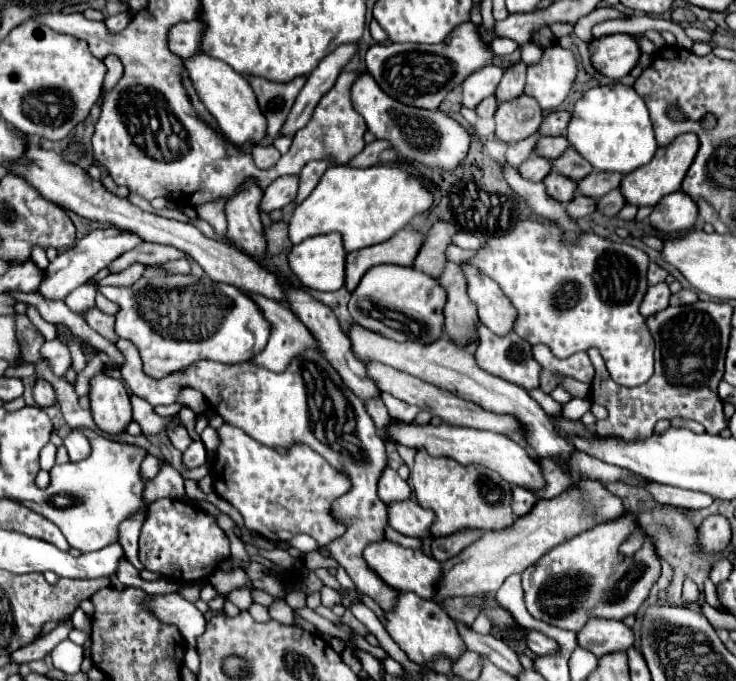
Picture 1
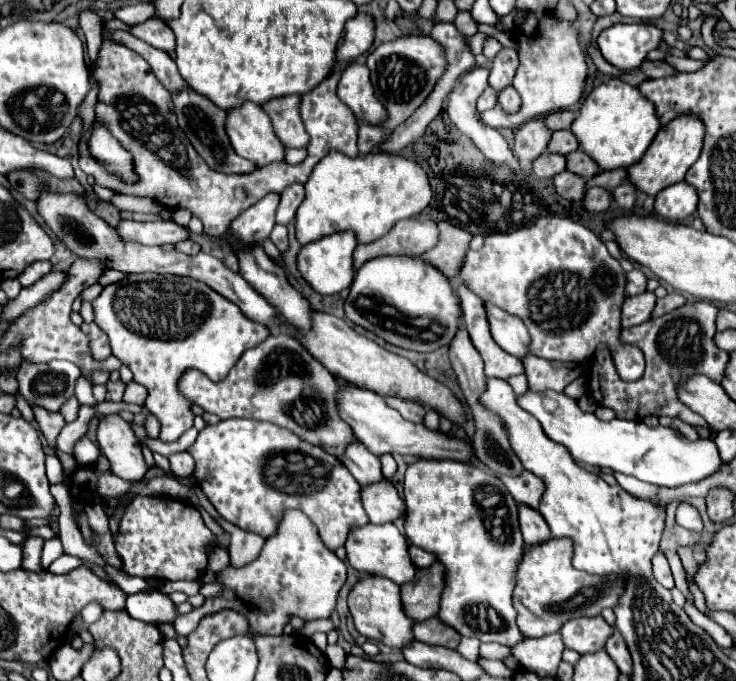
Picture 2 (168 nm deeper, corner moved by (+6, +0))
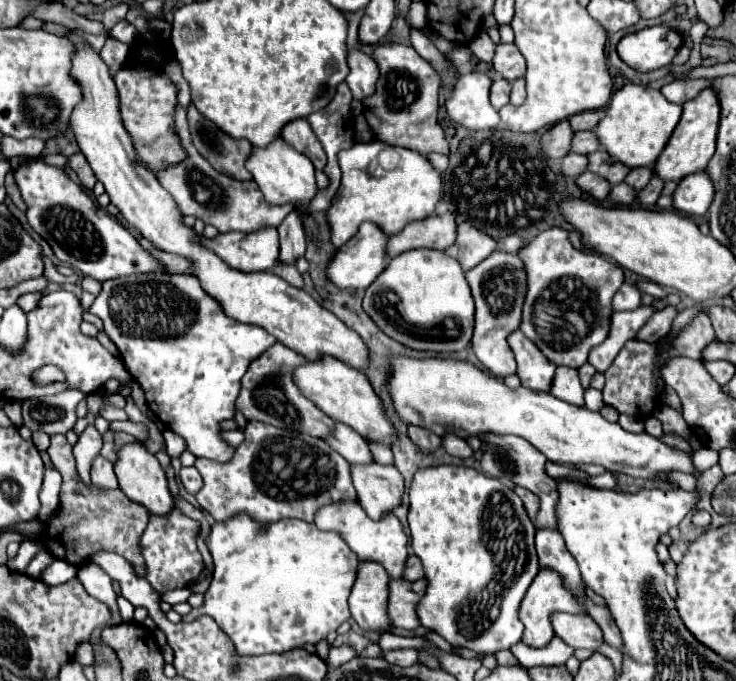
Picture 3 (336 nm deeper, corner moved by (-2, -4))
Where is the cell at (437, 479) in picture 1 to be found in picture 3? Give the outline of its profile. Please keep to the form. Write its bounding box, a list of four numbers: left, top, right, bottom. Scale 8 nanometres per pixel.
[410,466,540,654]

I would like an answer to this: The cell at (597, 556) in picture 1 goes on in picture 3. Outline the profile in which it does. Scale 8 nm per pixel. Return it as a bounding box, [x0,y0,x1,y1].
[520,568,586,646]

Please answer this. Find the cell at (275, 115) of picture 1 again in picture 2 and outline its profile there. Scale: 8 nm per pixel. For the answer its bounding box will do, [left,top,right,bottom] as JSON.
[264,96,308,148]

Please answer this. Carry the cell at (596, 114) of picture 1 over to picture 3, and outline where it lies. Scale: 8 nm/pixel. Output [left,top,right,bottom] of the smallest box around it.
[594,82,682,168]

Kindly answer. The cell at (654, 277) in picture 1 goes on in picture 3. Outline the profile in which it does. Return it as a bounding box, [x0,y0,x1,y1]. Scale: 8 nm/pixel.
[614,282,642,310]

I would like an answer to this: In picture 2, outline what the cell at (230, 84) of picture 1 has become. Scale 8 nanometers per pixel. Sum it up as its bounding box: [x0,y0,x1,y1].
[226,102,284,168]

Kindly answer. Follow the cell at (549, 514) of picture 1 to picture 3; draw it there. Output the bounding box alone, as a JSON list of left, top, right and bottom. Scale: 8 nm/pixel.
[390,580,426,630]

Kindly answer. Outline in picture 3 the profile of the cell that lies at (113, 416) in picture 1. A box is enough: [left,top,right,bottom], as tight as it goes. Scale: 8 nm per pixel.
[114,442,174,514]

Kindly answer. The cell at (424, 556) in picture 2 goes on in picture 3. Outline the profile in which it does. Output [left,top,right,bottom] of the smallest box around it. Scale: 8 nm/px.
[404,554,424,582]

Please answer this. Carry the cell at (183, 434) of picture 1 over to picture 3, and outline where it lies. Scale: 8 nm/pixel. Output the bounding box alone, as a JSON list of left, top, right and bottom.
[90,274,276,462]

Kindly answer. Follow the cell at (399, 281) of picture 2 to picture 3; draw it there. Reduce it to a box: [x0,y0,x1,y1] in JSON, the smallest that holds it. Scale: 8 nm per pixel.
[364,250,474,352]

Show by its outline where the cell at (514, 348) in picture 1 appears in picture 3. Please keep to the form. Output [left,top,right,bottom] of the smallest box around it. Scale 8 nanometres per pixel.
[466,252,526,378]

